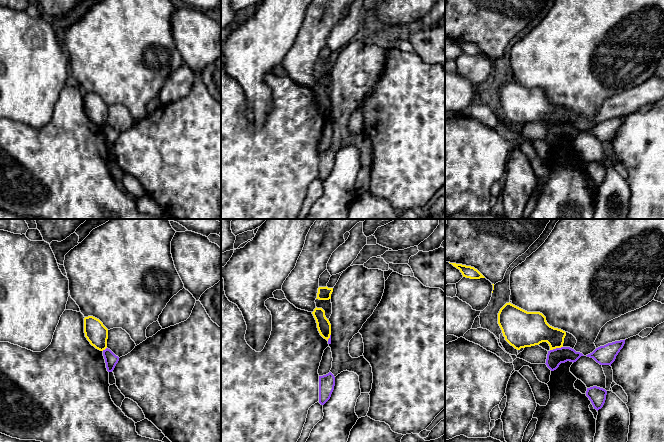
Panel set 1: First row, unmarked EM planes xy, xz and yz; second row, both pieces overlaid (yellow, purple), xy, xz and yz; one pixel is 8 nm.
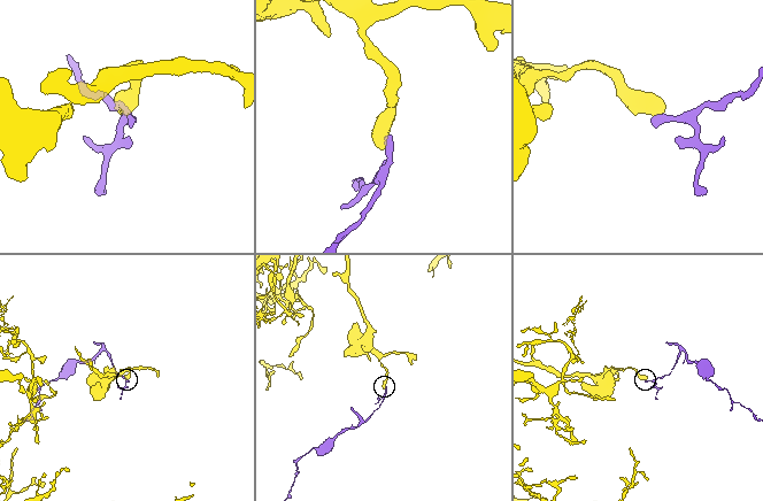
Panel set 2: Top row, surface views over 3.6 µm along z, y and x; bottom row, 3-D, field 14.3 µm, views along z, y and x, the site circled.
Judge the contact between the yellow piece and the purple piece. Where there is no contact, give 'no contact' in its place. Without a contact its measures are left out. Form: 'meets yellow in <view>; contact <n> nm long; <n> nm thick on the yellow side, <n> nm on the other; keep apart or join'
meets yellow in yz; contact 110 nm long; 260 nm thick on the yellow side, 140 nm on the other; keep apart

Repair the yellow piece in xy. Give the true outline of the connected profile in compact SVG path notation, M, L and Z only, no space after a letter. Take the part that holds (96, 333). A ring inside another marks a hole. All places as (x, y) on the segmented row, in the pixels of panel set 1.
M93 316L85 317L84 333L87 340L96 349L103 351L107 348L108 329L99 319Z

